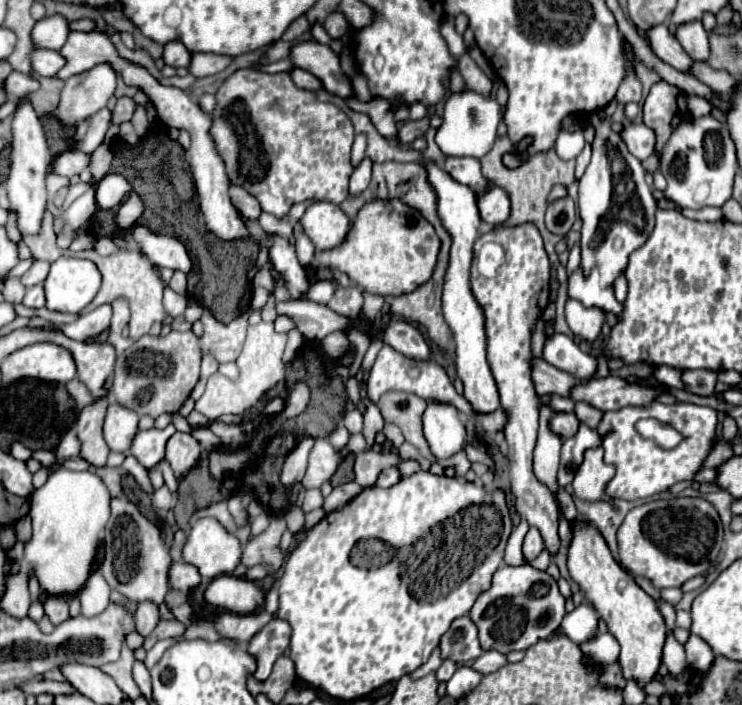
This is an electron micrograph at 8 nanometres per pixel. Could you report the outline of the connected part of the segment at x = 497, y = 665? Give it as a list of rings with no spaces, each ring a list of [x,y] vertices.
[[[485,651],[481,657],[477,657],[477,659],[475,659],[473,669],[481,671],[483,675],[487,675],[487,673],[493,673],[493,671],[501,669],[501,667],[503,667],[503,665],[507,665],[507,663],[509,663],[509,661],[507,661],[507,657],[505,657],[503,653]]]

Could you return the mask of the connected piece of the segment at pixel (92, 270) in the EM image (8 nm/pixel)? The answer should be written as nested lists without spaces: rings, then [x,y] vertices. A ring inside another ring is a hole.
[[[59,257],[51,263],[45,279],[47,309],[61,313],[79,313],[97,295],[101,273],[89,259]]]

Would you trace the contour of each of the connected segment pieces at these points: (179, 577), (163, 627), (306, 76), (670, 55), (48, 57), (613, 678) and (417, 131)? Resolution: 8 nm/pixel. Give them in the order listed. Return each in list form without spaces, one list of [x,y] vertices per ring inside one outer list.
[[[171,563],[169,585],[179,591],[191,591],[201,583],[201,575],[195,565],[189,563]]]
[[[161,619],[159,625],[153,629],[153,633],[145,639],[143,647],[149,651],[159,639],[167,639],[167,637],[179,639],[185,633],[185,629],[187,629],[187,625],[181,623],[181,621],[165,621],[165,619]]]
[[[293,67],[291,69],[291,79],[295,81],[295,85],[299,85],[301,89],[309,89],[309,91],[315,91],[315,89],[321,89],[321,83],[315,75],[299,69],[299,67]]]
[[[657,25],[651,31],[647,31],[649,39],[651,39],[651,49],[653,53],[665,61],[667,65],[675,67],[681,73],[691,73],[691,65],[695,63],[691,57],[687,57],[687,53],[683,53],[683,47],[679,45],[679,41],[669,33],[667,25]]]
[[[33,49],[31,51],[31,65],[41,77],[55,77],[55,73],[65,65],[63,55],[51,49]]]
[[[618,662],[606,665],[606,669],[603,670],[599,677],[599,682],[609,687],[625,687],[626,680],[622,675],[621,667]]]
[[[423,117],[419,121],[405,121],[399,125],[399,131],[397,131],[397,141],[401,145],[411,145],[413,139],[421,137],[429,127],[429,119]]]

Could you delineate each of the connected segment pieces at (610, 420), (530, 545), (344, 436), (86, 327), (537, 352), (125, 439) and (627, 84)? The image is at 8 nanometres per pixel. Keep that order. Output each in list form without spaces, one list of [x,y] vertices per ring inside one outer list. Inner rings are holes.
[[[655,401],[651,407],[623,407],[617,411],[605,411],[599,423],[599,433],[603,433],[603,449],[605,461],[617,467],[615,477],[607,485],[607,493],[613,499],[643,499],[667,491],[677,481],[693,481],[695,473],[699,471],[701,463],[709,455],[713,447],[713,435],[717,427],[717,411],[711,407],[699,407],[693,403],[677,403],[677,405],[663,405]],[[641,417],[655,417],[673,425],[677,431],[685,435],[679,447],[667,451],[657,447],[653,441],[643,439],[635,431],[635,421]]]
[[[531,527],[529,533],[525,535],[525,541],[523,541],[523,557],[527,563],[531,563],[541,551],[543,551],[543,537],[541,537],[539,529]]]
[[[340,423],[337,426],[337,429],[335,429],[335,431],[332,431],[326,437],[329,443],[331,443],[331,445],[337,448],[341,448],[345,444],[347,444],[349,438],[350,438],[350,433],[348,432],[348,430],[345,428],[345,426],[342,423]]]
[[[103,303],[95,311],[81,315],[77,321],[73,321],[69,325],[53,325],[43,319],[31,319],[29,327],[61,327],[61,331],[67,337],[71,337],[75,341],[87,341],[87,339],[97,337],[101,331],[105,331],[111,325],[111,315],[113,315],[111,305]]]
[[[539,319],[535,325],[535,331],[533,331],[533,357],[537,357],[537,359],[543,357],[543,337],[545,337],[543,319]]]
[[[115,401],[109,405],[103,437],[111,451],[119,451],[119,453],[129,451],[131,439],[137,433],[137,421],[139,421],[139,415],[131,413],[131,409],[123,409],[123,405]]]
[[[627,71],[623,83],[621,83],[619,91],[617,91],[615,101],[617,101],[619,105],[625,105],[625,103],[629,103],[629,101],[641,103],[641,99],[643,99],[643,87],[641,87],[641,81],[639,81],[637,73],[635,73],[635,71]]]

